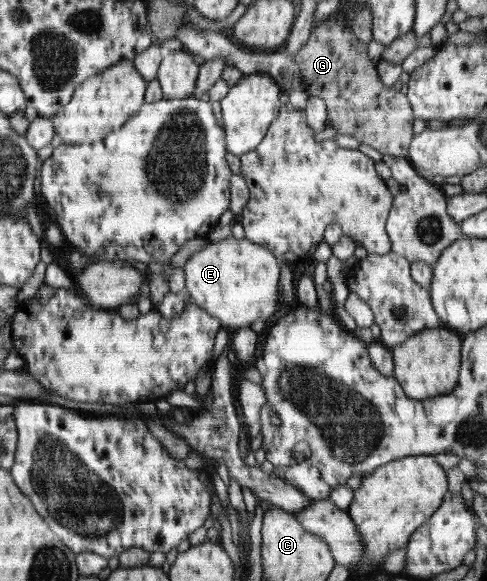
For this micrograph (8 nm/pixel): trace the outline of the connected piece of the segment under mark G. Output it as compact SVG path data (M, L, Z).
M326 18L316 23L308 41L301 48L293 57L300 70L301 88L304 88L308 96L324 100L327 107L326 119L337 133L352 135L359 142L374 147L382 154L406 158L414 135L412 124L415 115L406 93L398 92L394 87L382 83L377 64L368 58L368 44L361 42L351 28L342 25L342 22Z

